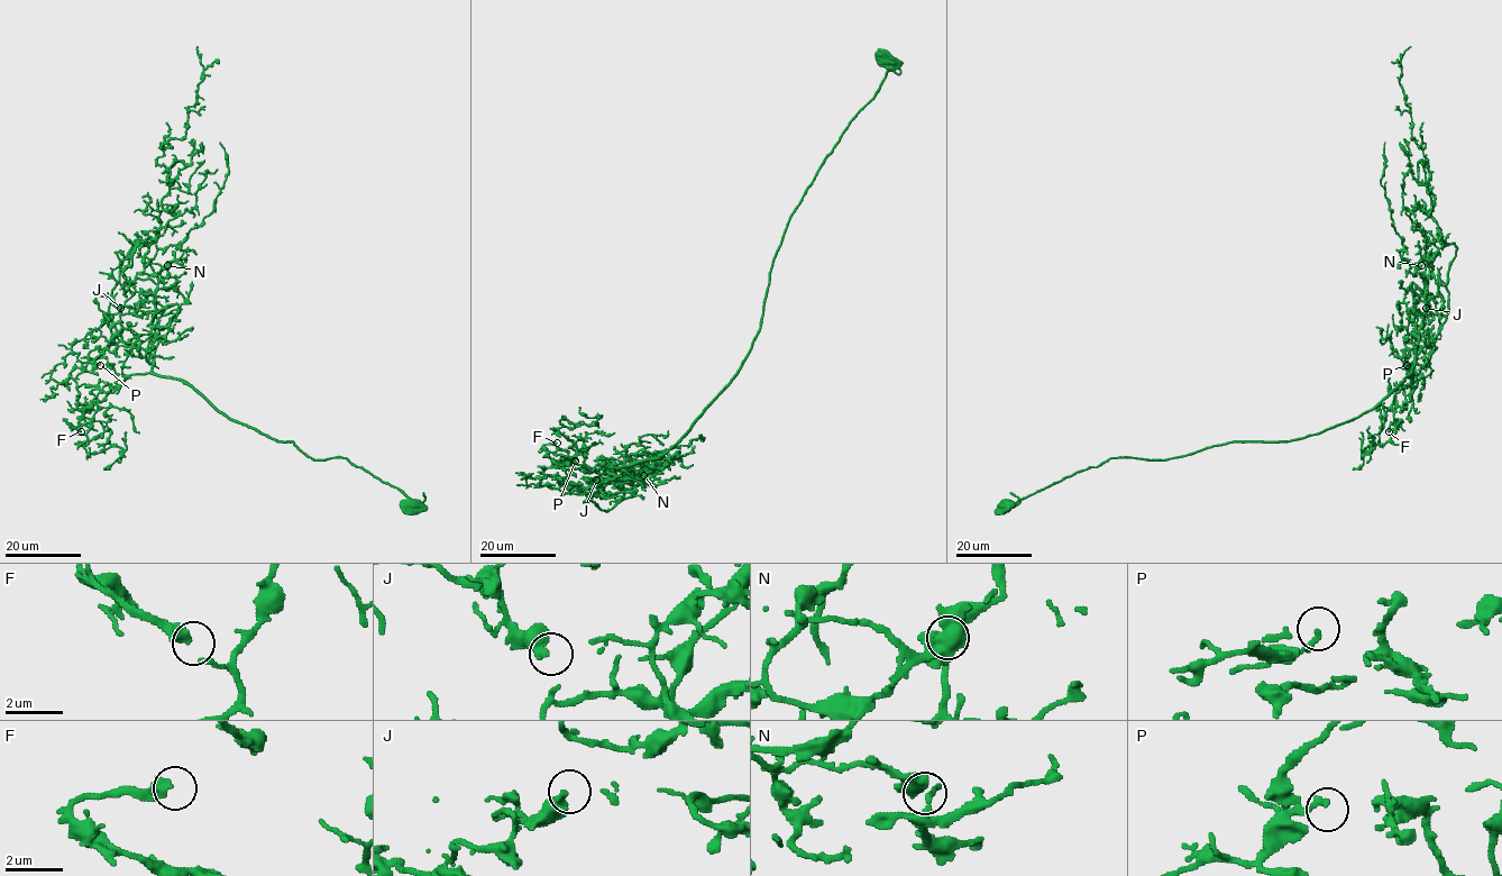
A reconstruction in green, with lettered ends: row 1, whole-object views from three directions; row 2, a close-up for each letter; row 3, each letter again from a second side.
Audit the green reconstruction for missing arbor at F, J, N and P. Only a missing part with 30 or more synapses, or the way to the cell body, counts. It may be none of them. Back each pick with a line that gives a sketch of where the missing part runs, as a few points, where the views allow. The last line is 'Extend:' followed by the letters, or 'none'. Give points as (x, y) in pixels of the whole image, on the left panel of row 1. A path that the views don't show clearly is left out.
Extend: none

